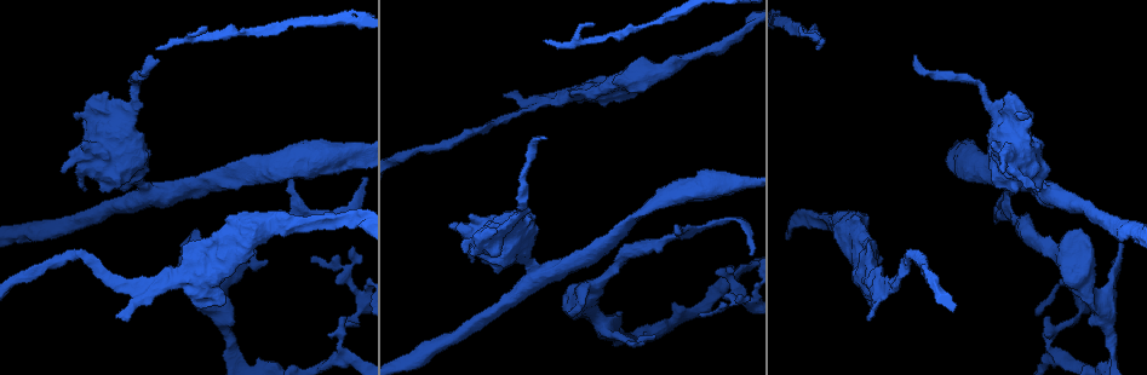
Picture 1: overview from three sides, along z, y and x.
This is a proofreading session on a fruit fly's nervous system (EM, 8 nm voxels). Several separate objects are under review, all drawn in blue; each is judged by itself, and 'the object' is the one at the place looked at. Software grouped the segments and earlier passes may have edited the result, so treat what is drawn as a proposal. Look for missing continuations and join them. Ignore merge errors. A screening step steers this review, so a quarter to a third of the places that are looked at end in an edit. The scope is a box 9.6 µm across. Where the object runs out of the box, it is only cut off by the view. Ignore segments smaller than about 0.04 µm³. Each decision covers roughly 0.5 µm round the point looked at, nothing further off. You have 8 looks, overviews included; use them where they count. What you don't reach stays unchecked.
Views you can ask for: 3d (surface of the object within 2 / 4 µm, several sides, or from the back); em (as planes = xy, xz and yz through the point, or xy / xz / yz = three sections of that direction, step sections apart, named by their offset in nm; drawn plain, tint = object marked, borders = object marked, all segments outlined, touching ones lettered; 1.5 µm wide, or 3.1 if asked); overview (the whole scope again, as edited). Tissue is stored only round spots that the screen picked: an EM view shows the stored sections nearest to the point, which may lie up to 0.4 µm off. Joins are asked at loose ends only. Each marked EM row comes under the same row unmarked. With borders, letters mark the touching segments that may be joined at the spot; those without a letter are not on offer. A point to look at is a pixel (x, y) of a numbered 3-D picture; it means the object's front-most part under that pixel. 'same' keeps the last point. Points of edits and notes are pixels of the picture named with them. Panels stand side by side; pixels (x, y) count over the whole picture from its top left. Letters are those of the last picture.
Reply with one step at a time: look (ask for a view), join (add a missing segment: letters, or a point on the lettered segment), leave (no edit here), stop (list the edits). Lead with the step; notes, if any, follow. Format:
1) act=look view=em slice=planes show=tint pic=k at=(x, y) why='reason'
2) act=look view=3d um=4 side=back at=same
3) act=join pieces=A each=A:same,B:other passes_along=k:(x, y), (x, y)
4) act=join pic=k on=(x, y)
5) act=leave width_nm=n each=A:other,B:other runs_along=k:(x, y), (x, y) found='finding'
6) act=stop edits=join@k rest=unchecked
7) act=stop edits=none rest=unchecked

act=look view=3d um=4 pic=1 at=(158, 49) why='branch stops here'

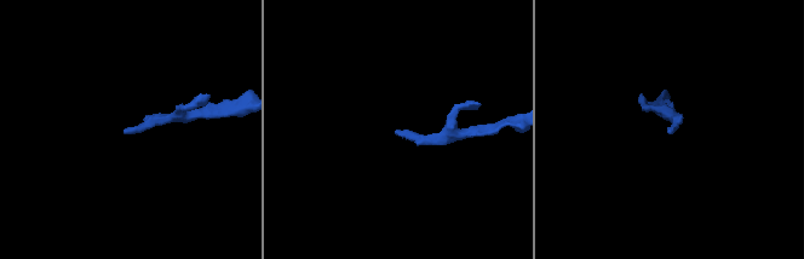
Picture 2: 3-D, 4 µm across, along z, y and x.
act=look view=em slice=planes show=borders pic=2 at=(125, 131) why='need the tissue'

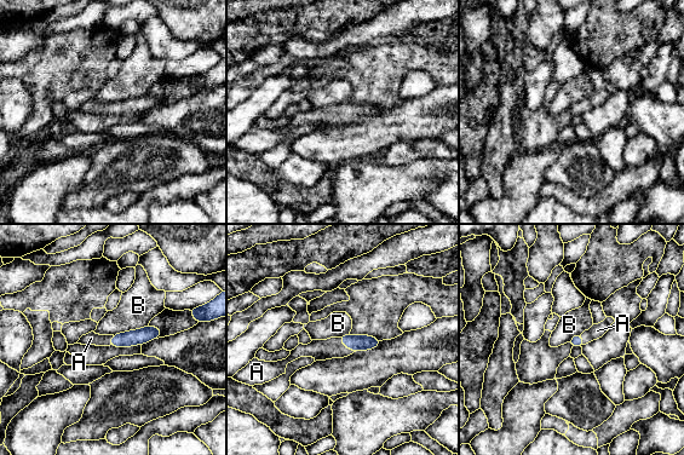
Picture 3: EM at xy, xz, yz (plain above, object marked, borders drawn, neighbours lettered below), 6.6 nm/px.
act=join pieces=A width_nm=80 each=A:same,B:other passes_along=3:(363, 343), (346, 346), (321, 350) found='the neuron continues'

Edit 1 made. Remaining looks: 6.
act=look view=em slice=planes show=tint pic=1 at=(548, 138) why='long arm stops here'

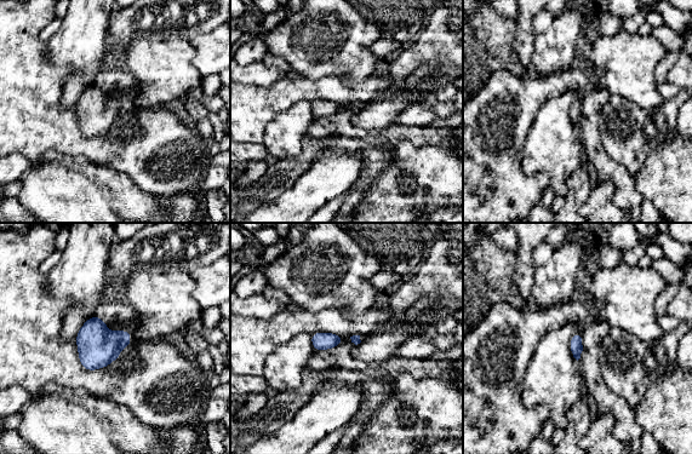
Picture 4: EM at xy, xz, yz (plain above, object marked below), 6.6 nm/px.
act=look view=em slice=planes show=borders at=same why='see the neighbours'

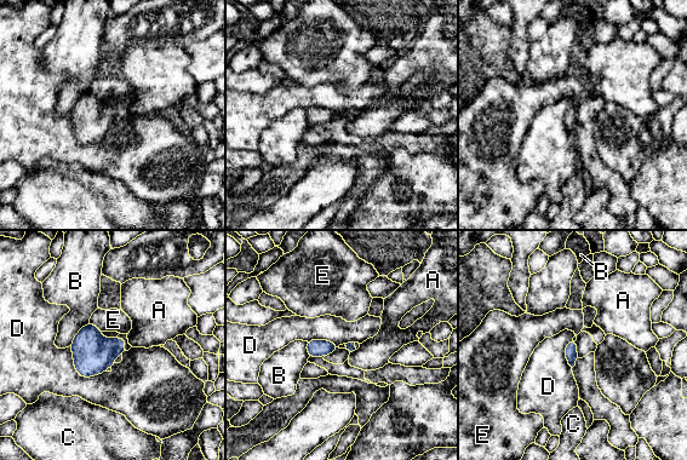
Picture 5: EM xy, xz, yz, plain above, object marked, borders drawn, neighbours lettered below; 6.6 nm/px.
act=join pieces=E each=A:other,B:other,C:other,D:other,E:same found='it goes on there'

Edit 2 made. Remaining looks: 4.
act=look view=overview

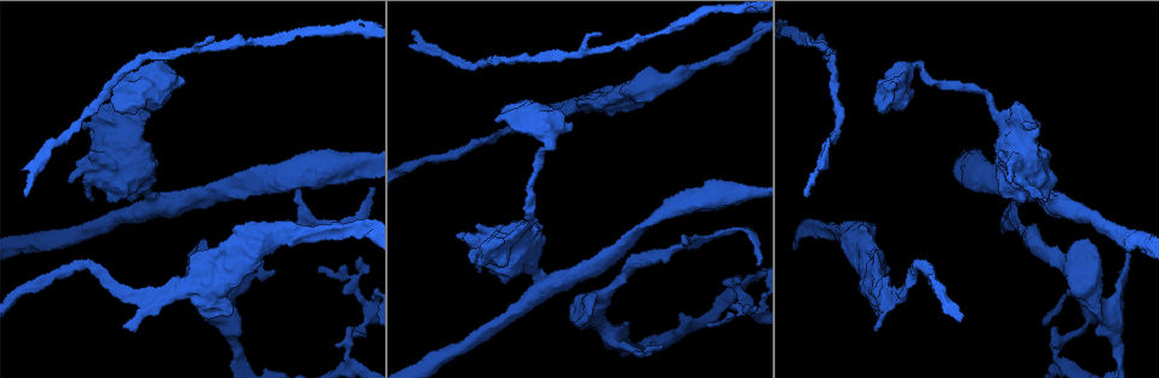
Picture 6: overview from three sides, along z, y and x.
act=look view=3d um=4 side=back pic=6 at=(745, 304) why='thin end'

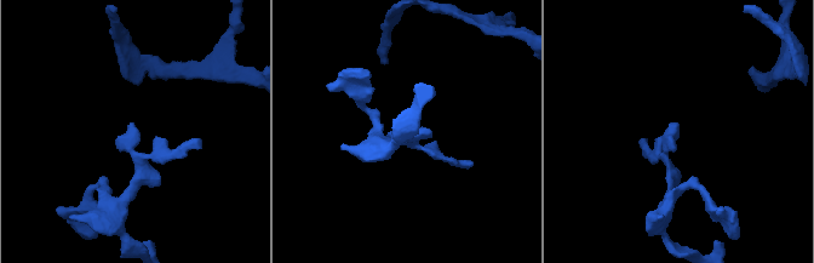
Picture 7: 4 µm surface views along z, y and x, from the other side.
act=look view=em slice=planes show=borders pic=7 at=(133, 124) why='now the EM'

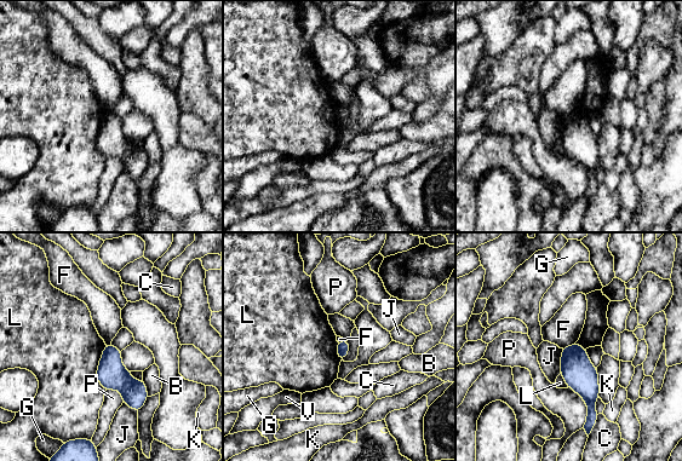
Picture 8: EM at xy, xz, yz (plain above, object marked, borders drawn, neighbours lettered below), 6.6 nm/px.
act=leave longest_contact=L:300nm each=B:other,C:other,F:other,G:other,J:other,K:other,L:other,P:other,V:other border=8:(105, 345), (97, 369), (104, 390) found='none of them fits'

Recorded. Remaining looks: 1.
act=stop edits=join@3,join@5 rest=unchecked

